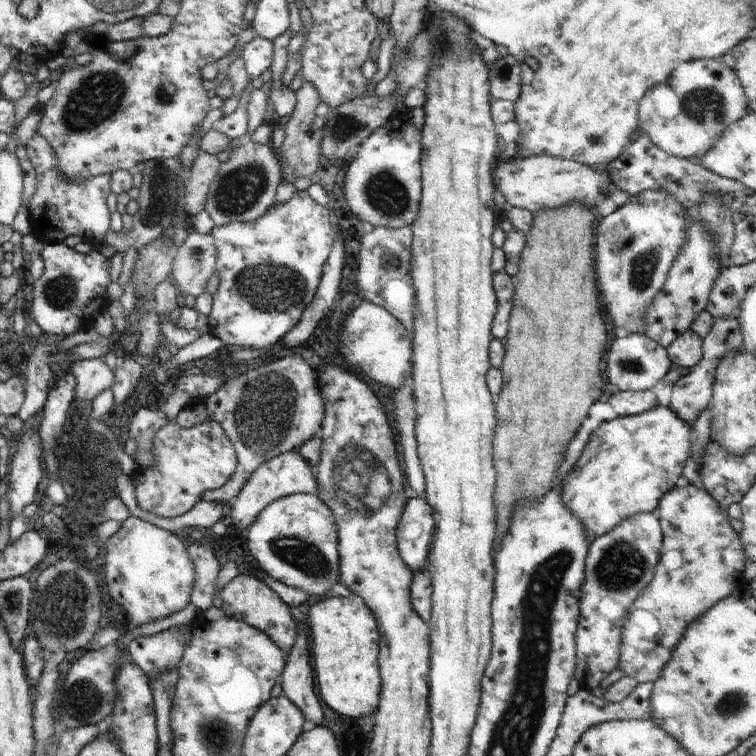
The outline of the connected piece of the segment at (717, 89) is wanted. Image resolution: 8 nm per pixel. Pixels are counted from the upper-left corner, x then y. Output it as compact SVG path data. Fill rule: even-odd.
M718 59L680 64L670 80L650 88L638 106L639 126L650 140L668 154L688 160L704 156L730 124L750 112L740 78Z

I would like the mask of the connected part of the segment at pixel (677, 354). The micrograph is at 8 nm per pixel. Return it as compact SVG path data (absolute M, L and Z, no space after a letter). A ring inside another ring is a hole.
M688 328L667 347L667 351L671 364L684 368L687 372L693 369L703 356L703 339Z

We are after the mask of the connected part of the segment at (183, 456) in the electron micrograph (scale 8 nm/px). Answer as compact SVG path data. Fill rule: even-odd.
M176 419L169 420L154 436L154 464L150 468L127 465L130 476L136 477L134 494L144 512L160 518L176 518L190 512L204 492L222 488L238 466L237 454L223 426L206 420L192 428L180 428Z

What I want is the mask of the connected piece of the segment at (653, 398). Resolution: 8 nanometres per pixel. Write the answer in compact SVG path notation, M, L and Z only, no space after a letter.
M652 388L642 392L618 391L613 393L607 401L618 416L638 416L659 405L658 397Z

